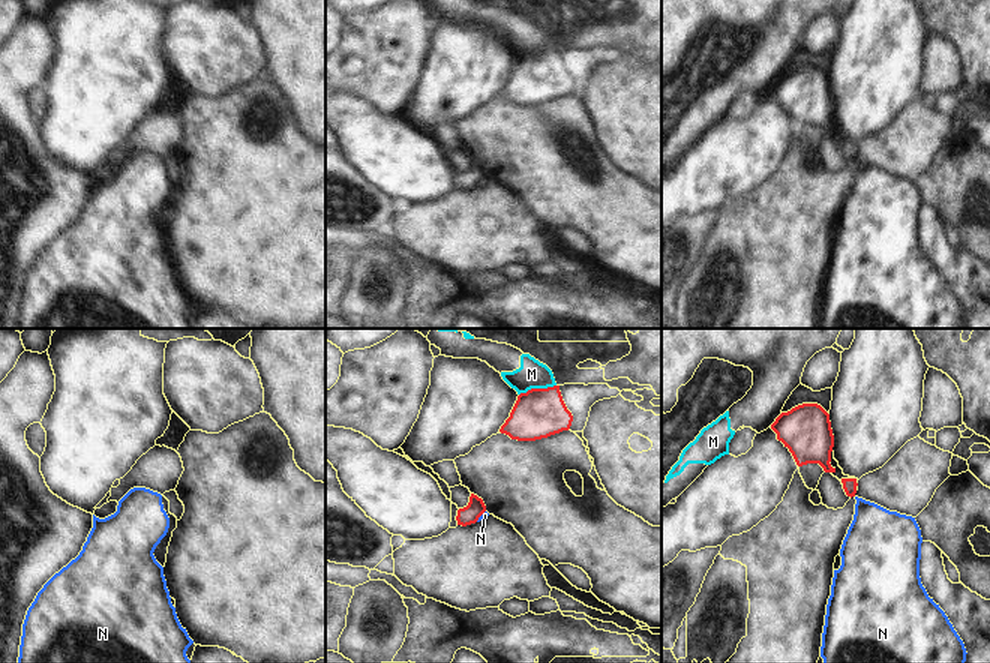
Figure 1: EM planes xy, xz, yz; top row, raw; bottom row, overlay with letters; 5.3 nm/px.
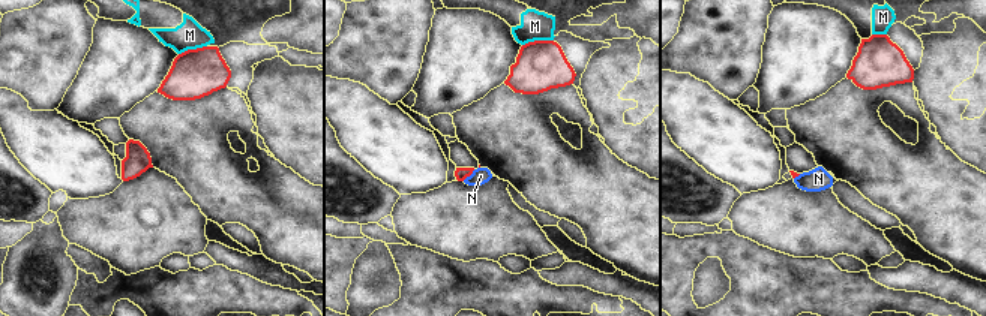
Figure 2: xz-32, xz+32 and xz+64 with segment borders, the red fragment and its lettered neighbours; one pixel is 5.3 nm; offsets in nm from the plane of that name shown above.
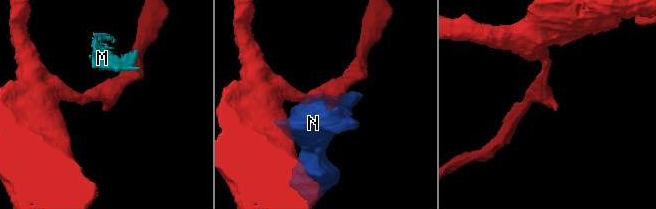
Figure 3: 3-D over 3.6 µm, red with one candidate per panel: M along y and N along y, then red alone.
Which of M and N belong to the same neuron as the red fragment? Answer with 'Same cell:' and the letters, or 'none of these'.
Same cell: none of these

